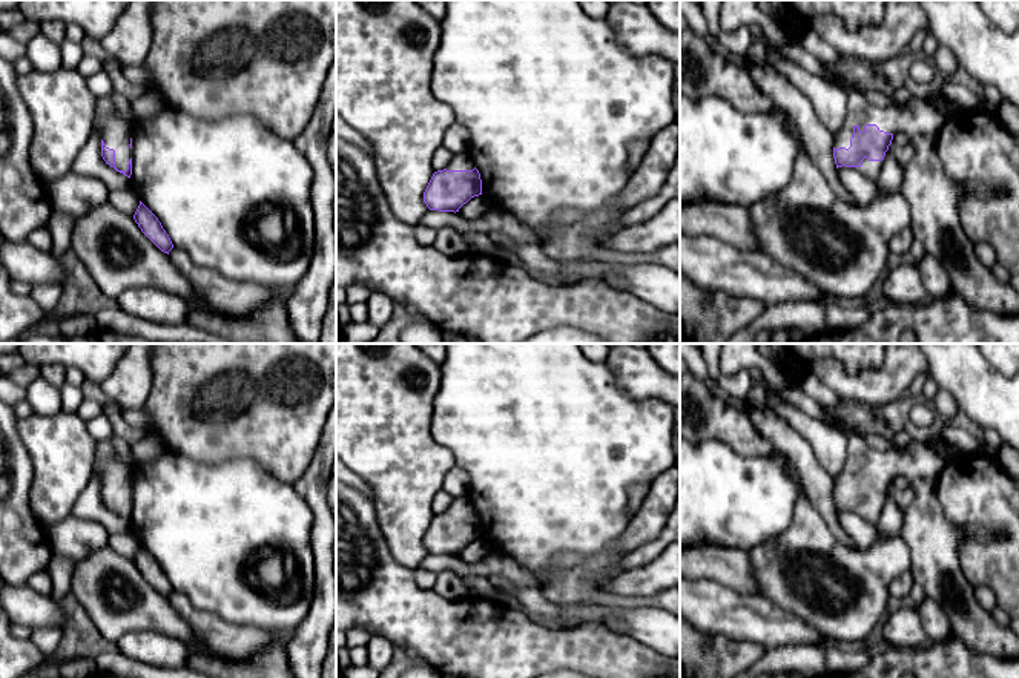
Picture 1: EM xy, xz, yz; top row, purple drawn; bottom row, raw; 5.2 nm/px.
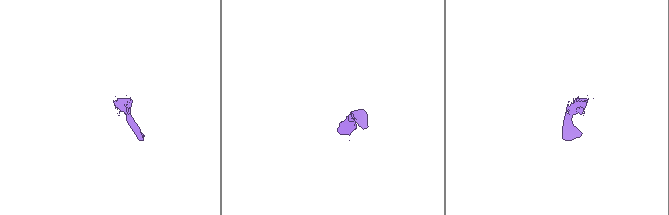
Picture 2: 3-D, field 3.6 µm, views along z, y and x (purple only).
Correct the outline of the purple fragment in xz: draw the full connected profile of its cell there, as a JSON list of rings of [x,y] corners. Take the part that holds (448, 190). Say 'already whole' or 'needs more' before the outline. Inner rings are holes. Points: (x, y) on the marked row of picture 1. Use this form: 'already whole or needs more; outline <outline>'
needs more; outline [[[467,152],[454,153],[444,170],[433,173],[424,202],[430,210],[459,212],[471,198],[482,195],[480,173]]]

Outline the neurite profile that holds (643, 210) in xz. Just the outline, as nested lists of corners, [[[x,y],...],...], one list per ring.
[[[680,153],[671,169],[663,187],[649,199],[626,210],[618,221],[622,229],[648,221],[660,212],[671,199],[680,198]]]

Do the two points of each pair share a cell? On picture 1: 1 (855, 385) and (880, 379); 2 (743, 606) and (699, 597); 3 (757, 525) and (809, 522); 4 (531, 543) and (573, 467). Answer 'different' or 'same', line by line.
1: same
2: same
3: different
4: same

